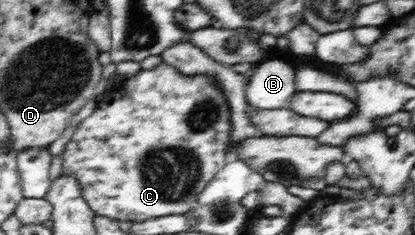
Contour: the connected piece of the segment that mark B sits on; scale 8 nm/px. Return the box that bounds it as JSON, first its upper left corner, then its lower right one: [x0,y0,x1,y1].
[245,58,297,109]

